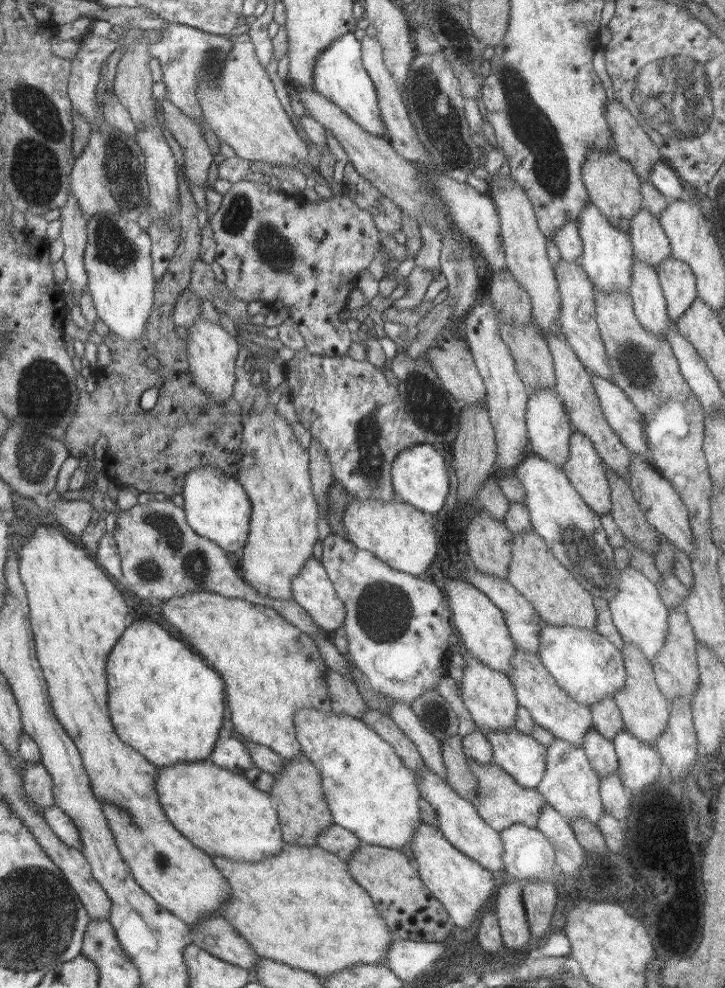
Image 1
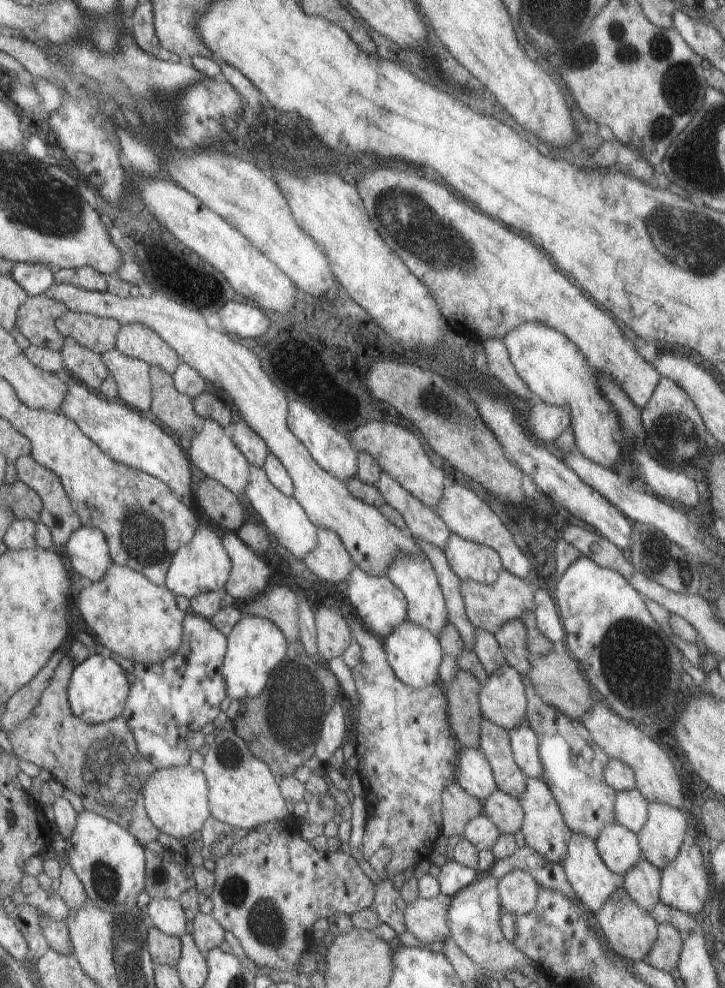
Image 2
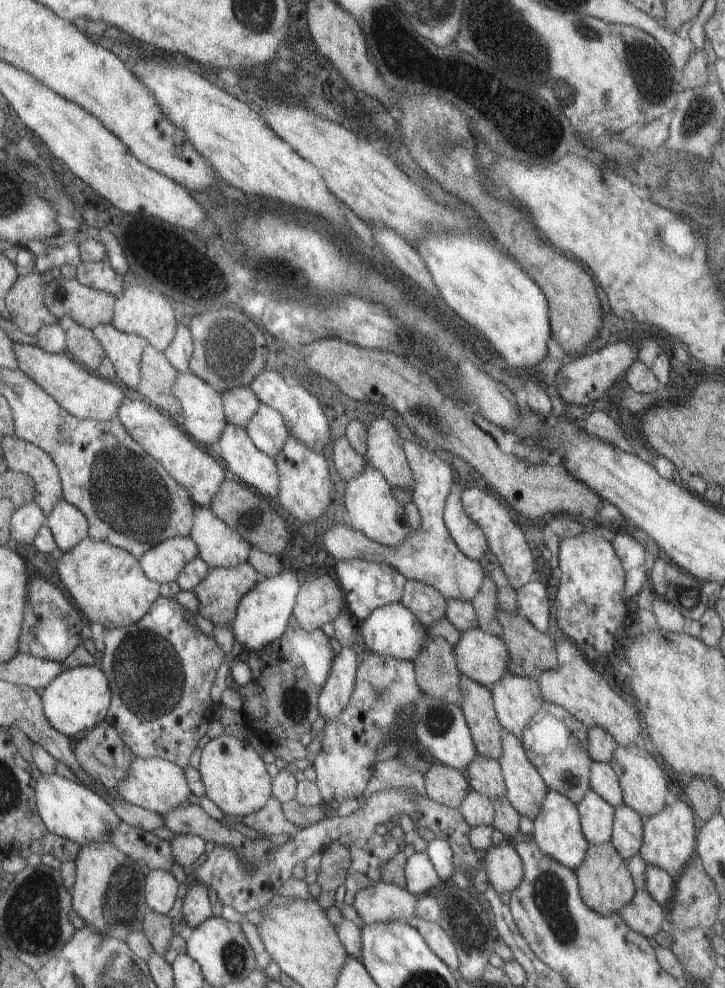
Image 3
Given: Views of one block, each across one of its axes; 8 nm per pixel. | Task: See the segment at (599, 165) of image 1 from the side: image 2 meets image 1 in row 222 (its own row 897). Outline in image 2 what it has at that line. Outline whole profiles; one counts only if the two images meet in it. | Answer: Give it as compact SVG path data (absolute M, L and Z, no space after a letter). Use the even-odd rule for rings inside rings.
M621 888L621 890L617 890L605 904L603 904L603 908L597 912L597 914L593 914L595 918L597 918L597 924L599 924L599 928L601 928L601 932L603 932L603 938L607 940L607 946L609 946L609 950L615 954L615 956L619 956L619 958L623 958L623 960L629 960L629 962L645 962L645 958L649 956L649 952L653 950L653 946L655 946L655 942L657 942L657 936L659 936L659 932L657 932L657 922L651 918L651 914L647 914L647 912L643 912L631 898L629 898L629 894Z

